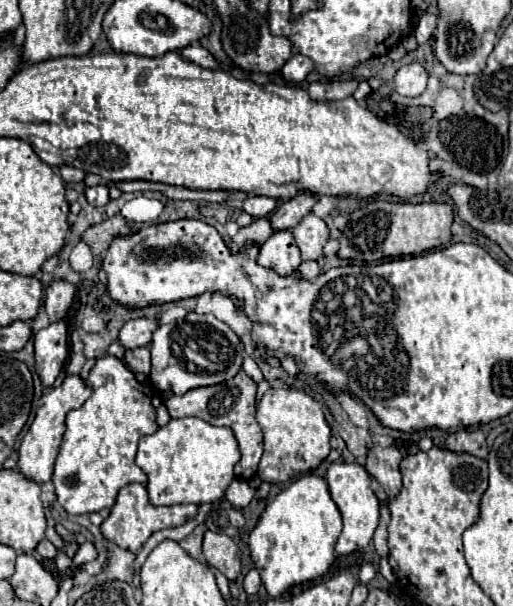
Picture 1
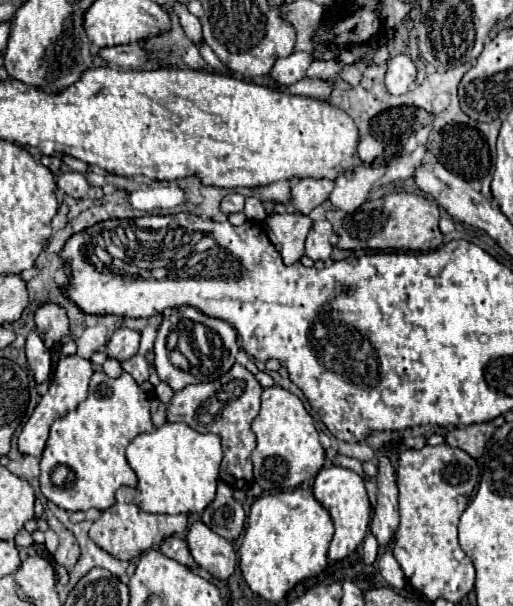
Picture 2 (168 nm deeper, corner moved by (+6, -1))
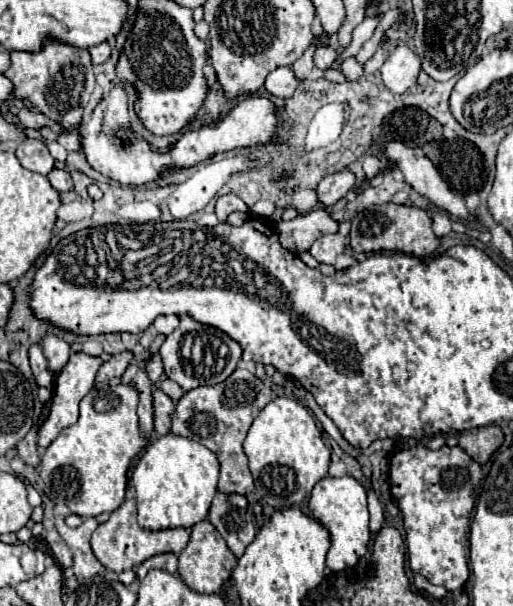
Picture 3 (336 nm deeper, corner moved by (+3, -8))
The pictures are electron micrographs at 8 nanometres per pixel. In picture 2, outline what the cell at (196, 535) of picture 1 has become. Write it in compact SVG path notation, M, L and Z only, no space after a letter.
M171 536L167 540L163 540L163 544L159 546L159 552L165 554L167 558L183 564L183 566L197 566L191 558L191 552L187 548L187 542L183 538L177 538L177 536Z

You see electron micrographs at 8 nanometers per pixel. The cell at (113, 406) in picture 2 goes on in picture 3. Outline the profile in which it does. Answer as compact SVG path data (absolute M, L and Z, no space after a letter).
M116 385L116 387L100 387L92 389L80 403L80 419L72 427L66 427L46 449L40 463L40 479L44 481L44 493L54 505L66 505L74 515L80 517L96 517L106 511L116 511L126 495L128 485L128 469L130 461L142 453L142 449L150 443L146 435L140 431L138 415L138 391L134 385Z

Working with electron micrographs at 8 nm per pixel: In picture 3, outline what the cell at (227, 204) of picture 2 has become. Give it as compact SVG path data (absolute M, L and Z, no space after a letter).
M222 195L222 197L218 197L216 217L218 217L220 221L226 221L226 217L228 217L230 213L234 213L234 211L248 213L250 209L248 209L248 205L246 205L240 197L236 197L236 195Z

